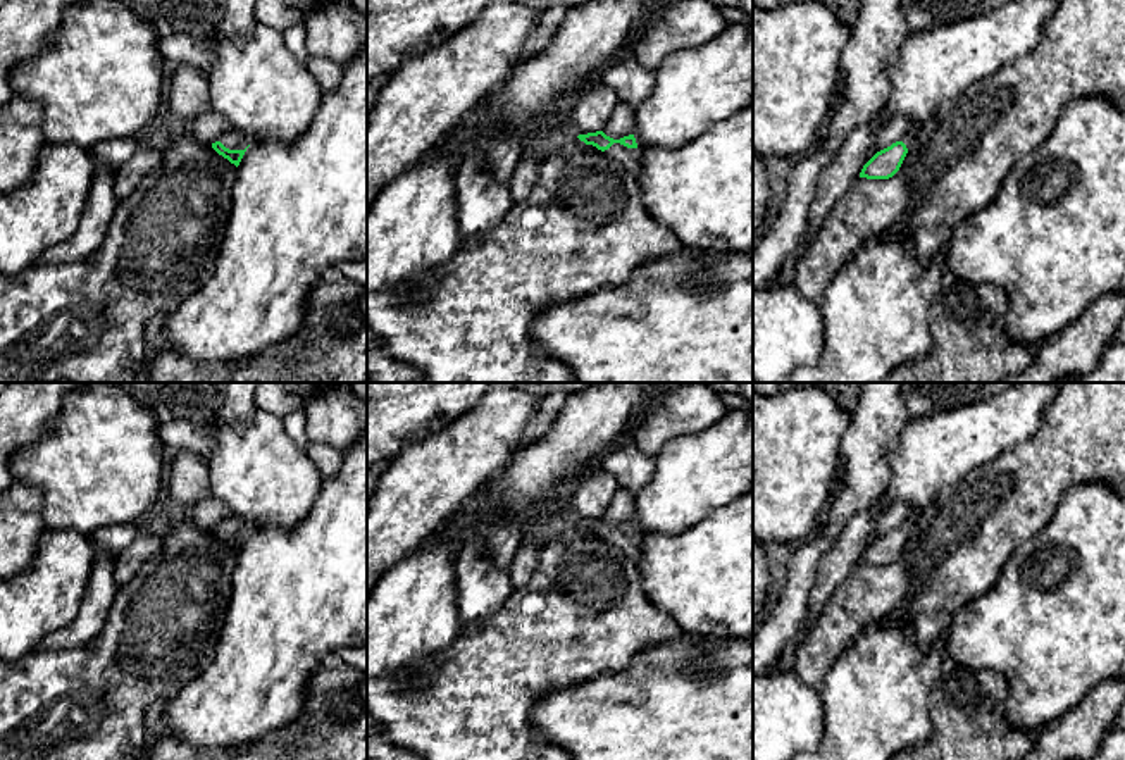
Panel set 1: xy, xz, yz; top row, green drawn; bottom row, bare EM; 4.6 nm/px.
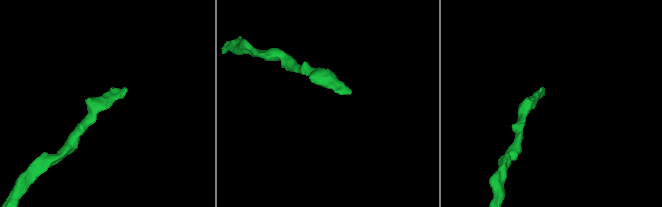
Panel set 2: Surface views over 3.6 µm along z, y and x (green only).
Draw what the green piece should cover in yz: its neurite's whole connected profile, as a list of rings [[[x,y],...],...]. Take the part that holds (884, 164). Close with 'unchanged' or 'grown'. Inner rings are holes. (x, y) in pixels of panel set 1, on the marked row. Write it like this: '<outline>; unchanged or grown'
[[[917,128],[913,131],[910,131],[901,141],[896,141],[891,146],[877,152],[863,165],[860,178],[867,178],[867,179],[889,179],[889,178],[892,178],[899,171],[915,138],[917,138]]]; grown

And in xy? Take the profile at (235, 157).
[[[233,128],[219,141],[212,143],[212,148],[238,167],[248,146],[245,140],[246,134]]]; grown

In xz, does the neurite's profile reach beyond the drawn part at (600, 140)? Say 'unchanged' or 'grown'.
grown

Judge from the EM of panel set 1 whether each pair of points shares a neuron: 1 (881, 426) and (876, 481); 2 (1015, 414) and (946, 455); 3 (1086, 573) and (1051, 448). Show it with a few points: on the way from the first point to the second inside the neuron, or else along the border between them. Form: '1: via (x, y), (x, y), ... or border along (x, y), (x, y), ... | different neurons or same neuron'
1: via (876, 440), (876, 467) | same neuron
2: via (998, 423), (963, 438) | same neuron
3: border along (1101, 481), (1074, 483), (1041, 529) | different neurons

